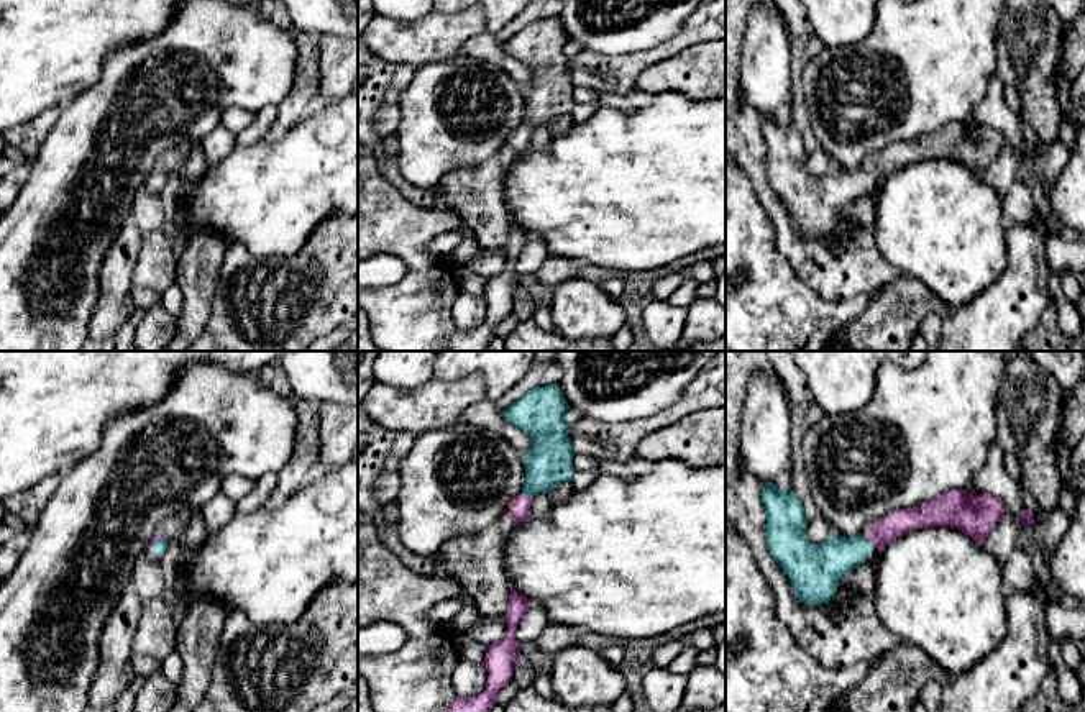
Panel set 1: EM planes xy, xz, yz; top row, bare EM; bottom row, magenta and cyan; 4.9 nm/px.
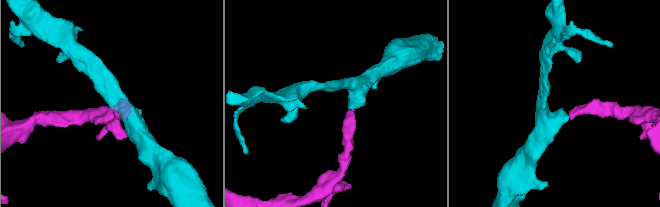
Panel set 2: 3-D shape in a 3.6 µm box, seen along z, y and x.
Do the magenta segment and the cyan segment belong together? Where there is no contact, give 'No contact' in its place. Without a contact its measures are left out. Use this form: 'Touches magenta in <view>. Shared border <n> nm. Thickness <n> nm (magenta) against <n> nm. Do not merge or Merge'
Touches magenta in xz. Shared border 50 nm. Thickness 100 nm (magenta) against 220 nm. Merge

